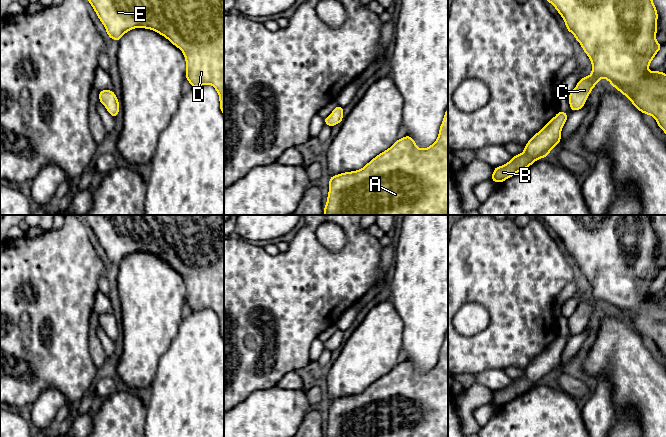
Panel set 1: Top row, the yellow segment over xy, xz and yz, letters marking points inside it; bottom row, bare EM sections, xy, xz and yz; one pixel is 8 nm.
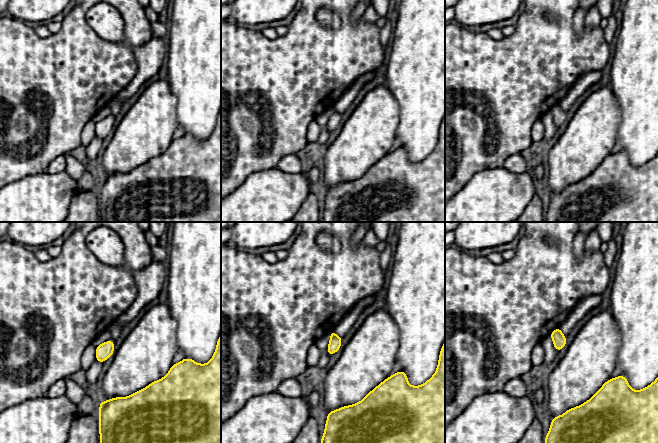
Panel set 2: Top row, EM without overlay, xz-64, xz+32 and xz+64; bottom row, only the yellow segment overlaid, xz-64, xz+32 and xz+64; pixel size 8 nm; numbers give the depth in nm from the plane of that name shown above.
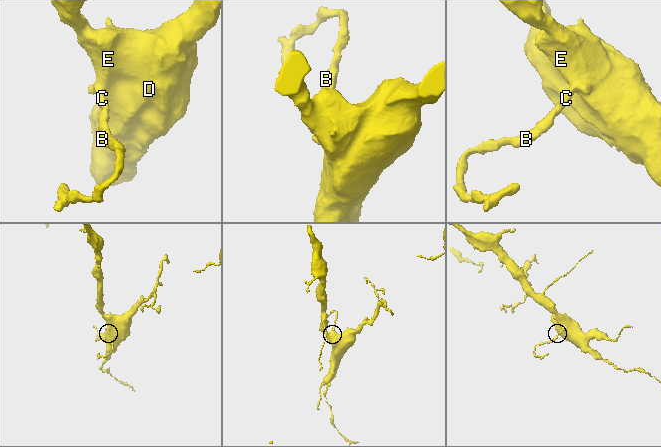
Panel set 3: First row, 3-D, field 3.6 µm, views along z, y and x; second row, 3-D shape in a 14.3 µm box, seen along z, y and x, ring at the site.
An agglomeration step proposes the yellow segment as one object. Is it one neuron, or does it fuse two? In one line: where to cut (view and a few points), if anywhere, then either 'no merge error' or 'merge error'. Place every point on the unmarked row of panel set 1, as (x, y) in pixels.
no cut; no merge error

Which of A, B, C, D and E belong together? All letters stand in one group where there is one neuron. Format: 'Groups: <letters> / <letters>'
Groups: A B C D E

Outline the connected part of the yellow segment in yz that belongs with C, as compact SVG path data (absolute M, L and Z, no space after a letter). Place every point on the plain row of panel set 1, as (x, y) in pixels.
M530 215L532 218L537 218L543 223L546 223L551 227L558 237L562 240L568 256L574 258L575 263L581 268L583 275L587 278L592 286L592 297L590 300L580 303L574 312L574 314L568 318L568 324L570 328L570 334L580 334L583 332L589 318L596 308L599 307L601 302L607 303L610 308L625 319L632 328L642 337L648 338L655 342L659 352L661 352L666 358L666 297L660 295L649 296L648 291L657 278L657 276L663 271L656 265L658 244L658 237L655 228L652 225L652 219L650 215Z

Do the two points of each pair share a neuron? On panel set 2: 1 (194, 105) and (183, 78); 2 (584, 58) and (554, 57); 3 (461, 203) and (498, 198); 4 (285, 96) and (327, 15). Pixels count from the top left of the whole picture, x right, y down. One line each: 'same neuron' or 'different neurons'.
1: same neuron
2: same neuron
3: same neuron
4: different neurons

